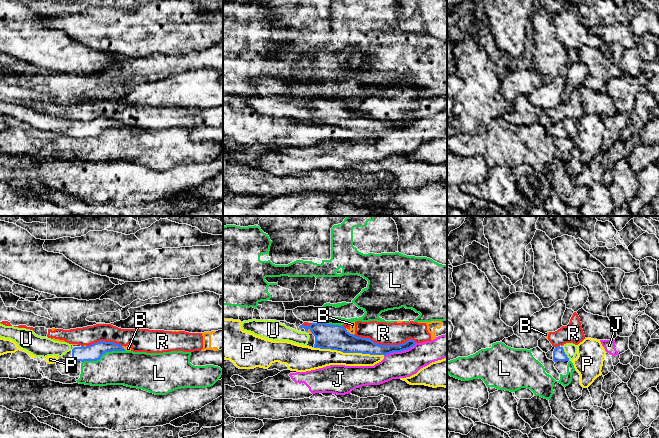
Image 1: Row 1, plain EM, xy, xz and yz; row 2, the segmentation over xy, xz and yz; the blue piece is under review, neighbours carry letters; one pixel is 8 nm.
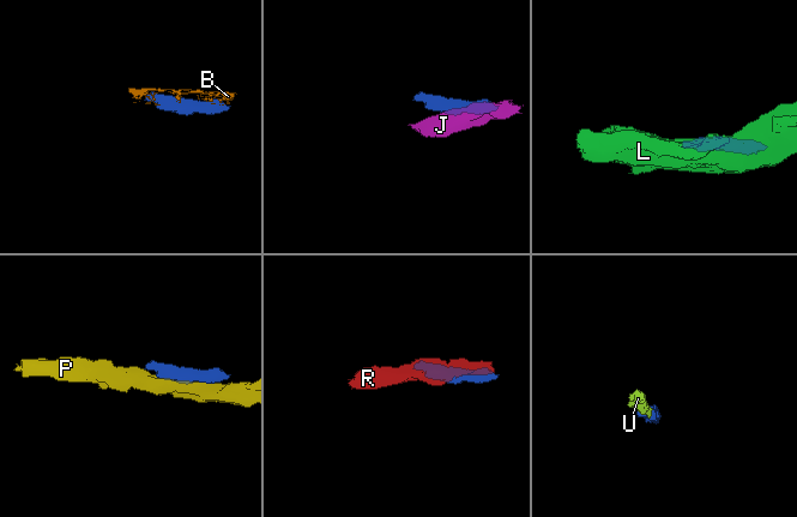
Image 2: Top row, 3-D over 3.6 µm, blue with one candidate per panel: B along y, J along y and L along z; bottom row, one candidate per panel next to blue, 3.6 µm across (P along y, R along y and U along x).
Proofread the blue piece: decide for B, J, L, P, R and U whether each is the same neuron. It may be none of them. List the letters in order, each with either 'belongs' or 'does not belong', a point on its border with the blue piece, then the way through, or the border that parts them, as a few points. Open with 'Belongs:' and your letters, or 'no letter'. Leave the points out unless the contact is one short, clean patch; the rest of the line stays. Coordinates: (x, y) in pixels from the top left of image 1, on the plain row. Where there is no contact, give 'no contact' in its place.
Belongs: U
B: does not belong; meets blue in xz at (348, 108)
J: does not belong; meets blue in xz at (400, 127)
L: does not belong; meets blue in xy at (103, 129)
P: does not belong; meets blue in xz at (349, 128)
R: does not belong; meets blue in xz at (385, 121)
U: belongs; meets blue in yz at (565, 130); runs through yz (558, 130), (565, 130), (570, 125)

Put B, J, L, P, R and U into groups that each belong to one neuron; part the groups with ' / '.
B R / J / L / P / U

